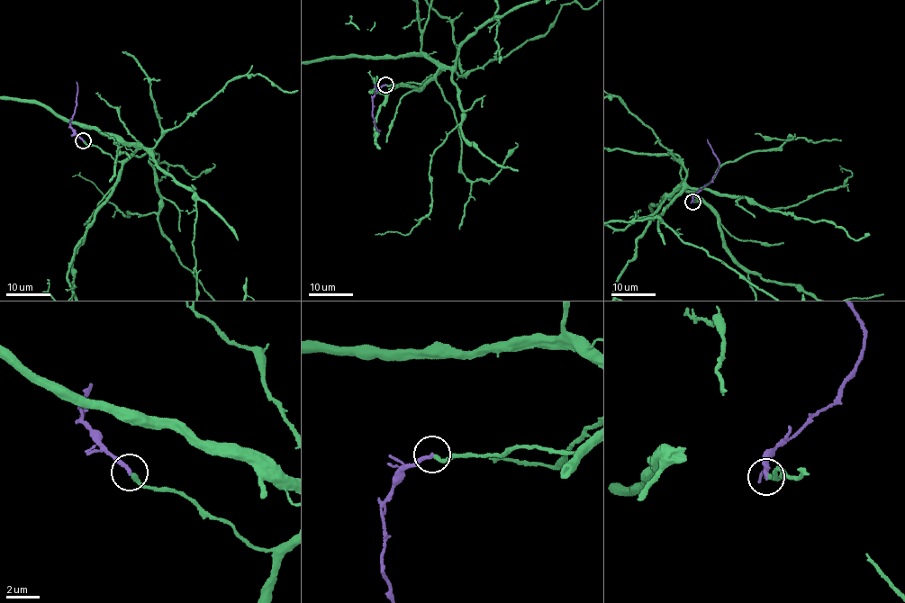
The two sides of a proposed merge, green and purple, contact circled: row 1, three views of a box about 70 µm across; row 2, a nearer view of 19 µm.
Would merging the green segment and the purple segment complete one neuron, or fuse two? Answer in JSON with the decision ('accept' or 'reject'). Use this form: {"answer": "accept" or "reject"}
{"answer": "accept"}

